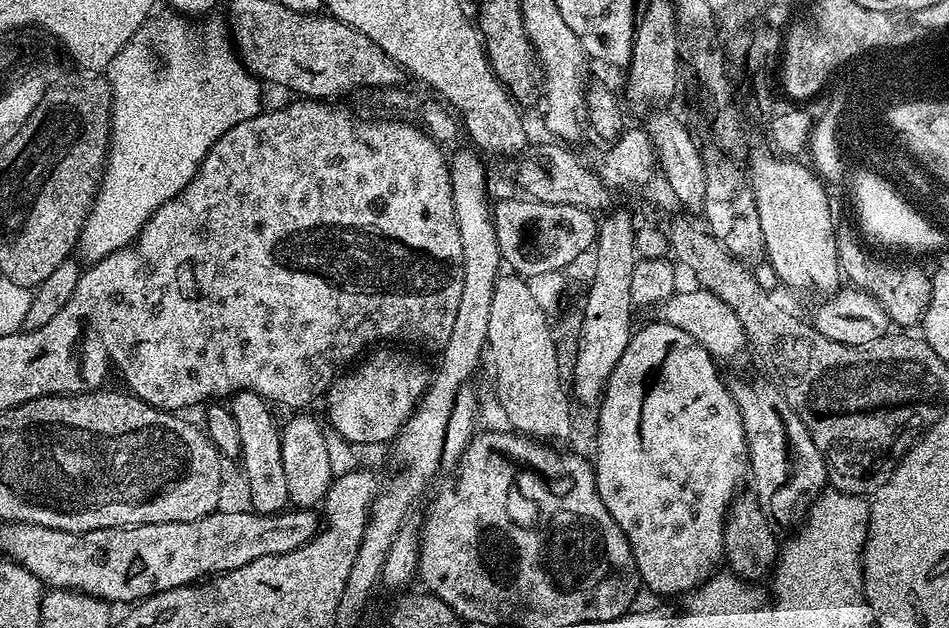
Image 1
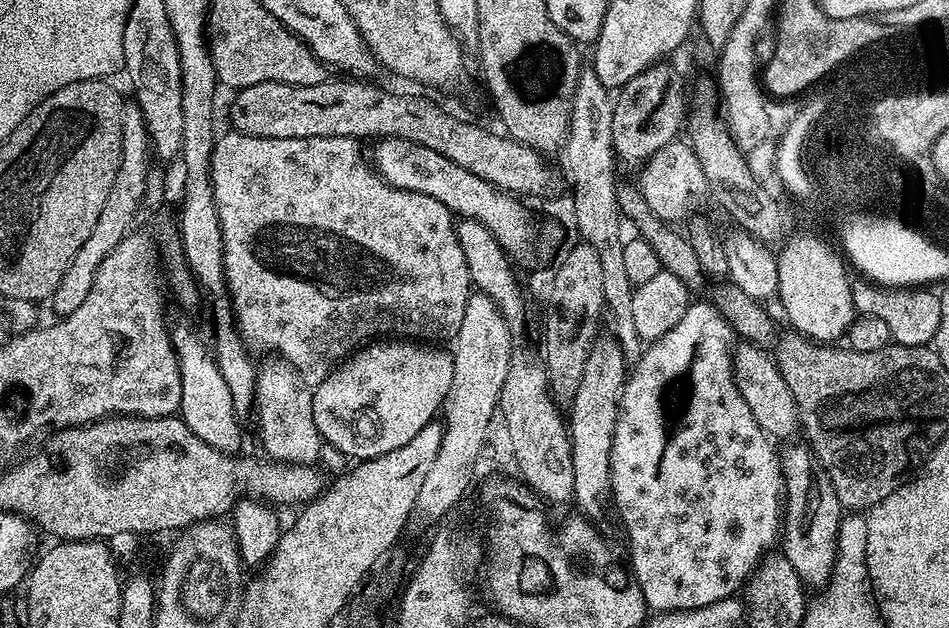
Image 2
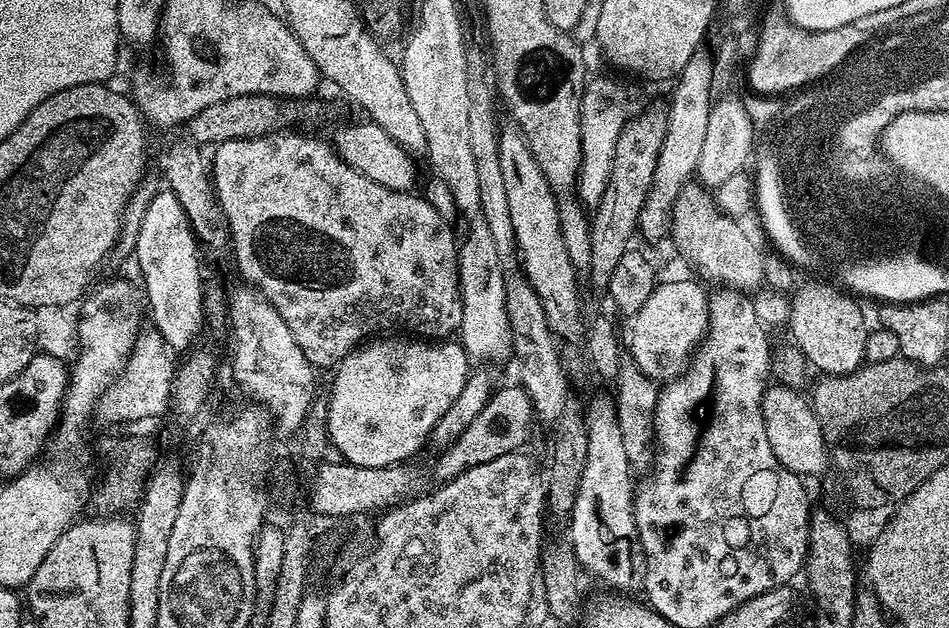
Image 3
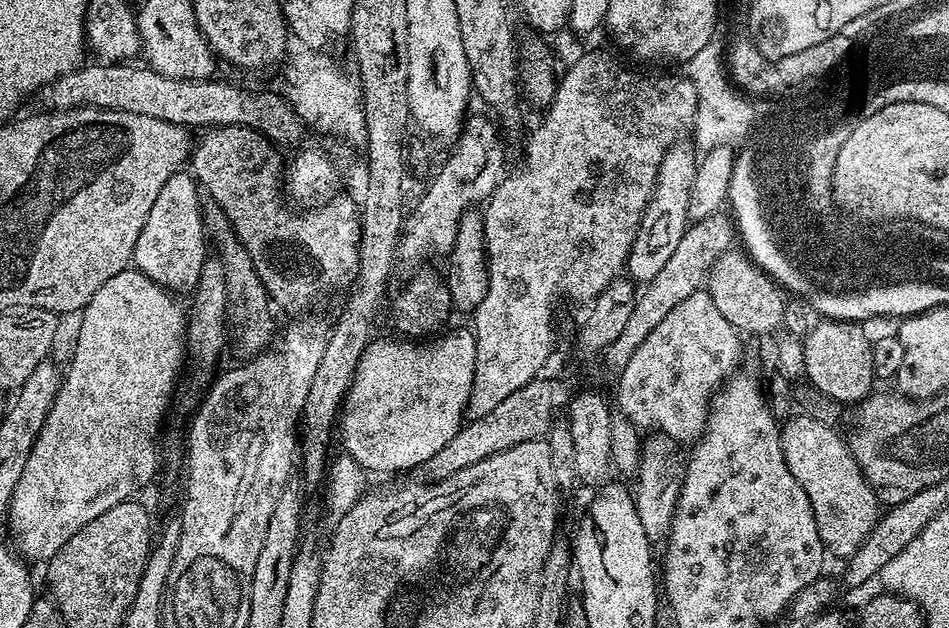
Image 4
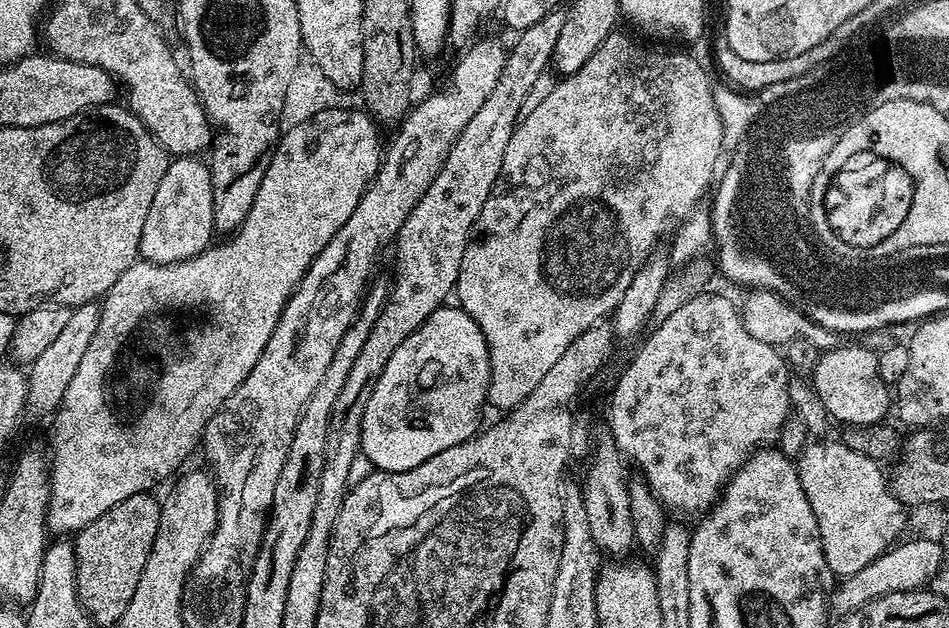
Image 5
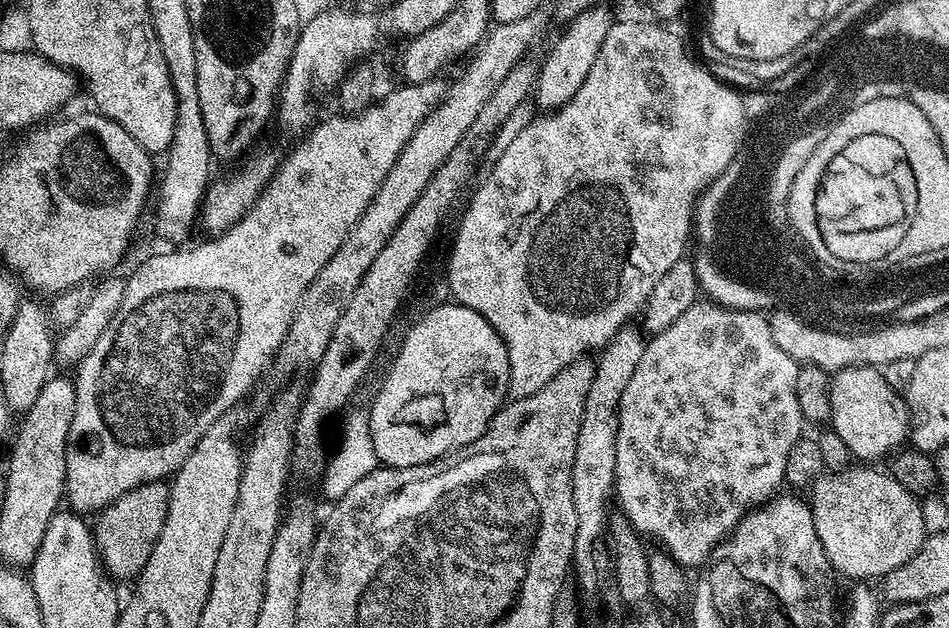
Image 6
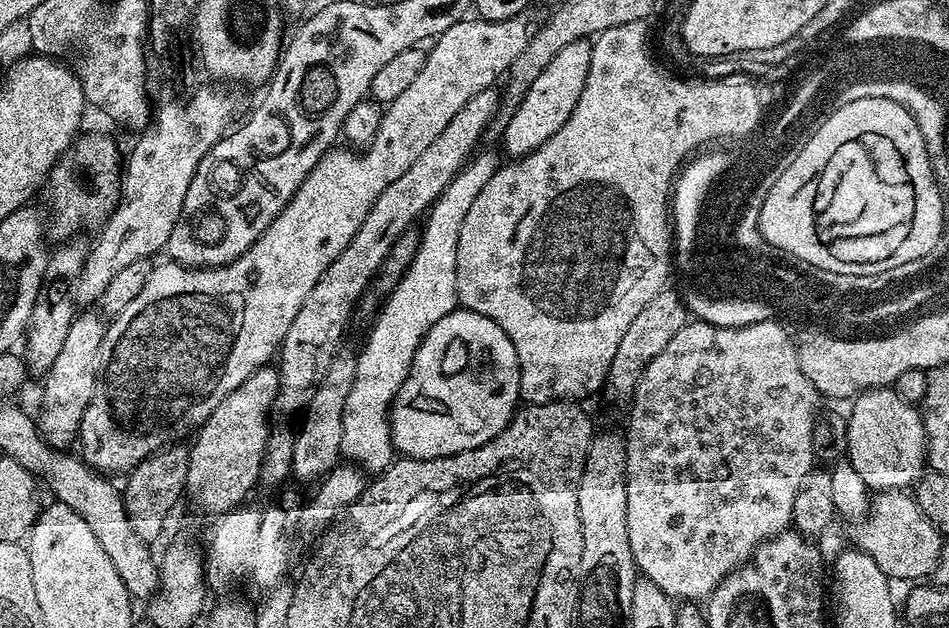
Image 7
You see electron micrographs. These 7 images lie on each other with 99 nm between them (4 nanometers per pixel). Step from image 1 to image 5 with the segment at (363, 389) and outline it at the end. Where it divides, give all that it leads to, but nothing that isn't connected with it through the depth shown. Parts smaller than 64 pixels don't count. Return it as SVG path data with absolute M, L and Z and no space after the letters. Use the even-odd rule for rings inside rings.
M448 307L434 310L427 322L390 354L386 370L382 370L376 379L374 394L370 394L366 414L362 414L360 443L360 451L373 469L382 472L414 470L414 466L422 466L422 462L434 458L434 454L442 454L442 450L450 450L450 446L471 440L481 427L480 411L486 408L490 386L490 354L486 338L482 330L478 330L478 322L474 322L463 308Z

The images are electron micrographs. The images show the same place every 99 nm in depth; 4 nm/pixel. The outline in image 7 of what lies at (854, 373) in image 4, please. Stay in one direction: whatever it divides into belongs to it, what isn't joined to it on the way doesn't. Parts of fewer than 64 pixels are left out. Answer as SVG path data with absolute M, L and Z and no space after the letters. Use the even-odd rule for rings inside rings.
M895 387L872 388L851 401L852 409L846 412L847 451L846 460L852 464L868 489L873 493L908 490L919 483L926 472L928 435L924 433L924 417L913 405L902 399Z

